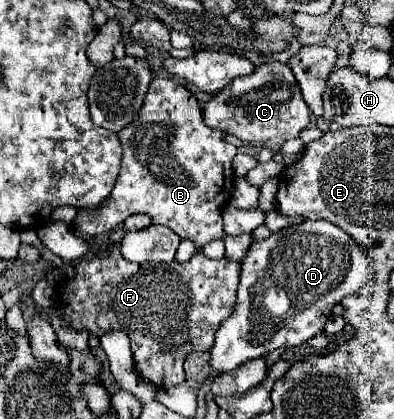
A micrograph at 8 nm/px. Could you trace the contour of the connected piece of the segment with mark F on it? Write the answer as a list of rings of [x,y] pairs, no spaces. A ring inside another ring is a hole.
[[[241,234],[241,236],[225,236],[225,258],[221,260],[209,260],[203,252],[195,252],[193,258],[181,266],[177,262],[169,264],[133,264],[123,260],[119,254],[119,246],[111,244],[107,256],[95,256],[95,258],[83,258],[77,268],[75,268],[75,278],[63,282],[63,286],[57,292],[57,300],[61,304],[61,298],[67,306],[65,310],[65,320],[71,322],[77,330],[87,328],[91,334],[103,336],[111,330],[123,330],[131,338],[131,350],[133,350],[133,360],[137,372],[157,384],[159,388],[171,388],[177,386],[185,380],[183,372],[183,360],[187,358],[189,352],[193,350],[211,350],[213,338],[217,328],[221,326],[223,320],[227,320],[233,312],[233,304],[237,298],[237,284],[239,284],[239,272],[241,272],[241,260],[245,258],[245,252],[249,250],[249,244],[253,242],[251,234]],[[163,346],[179,346],[177,352],[173,348],[167,348],[169,352],[163,352]]]

